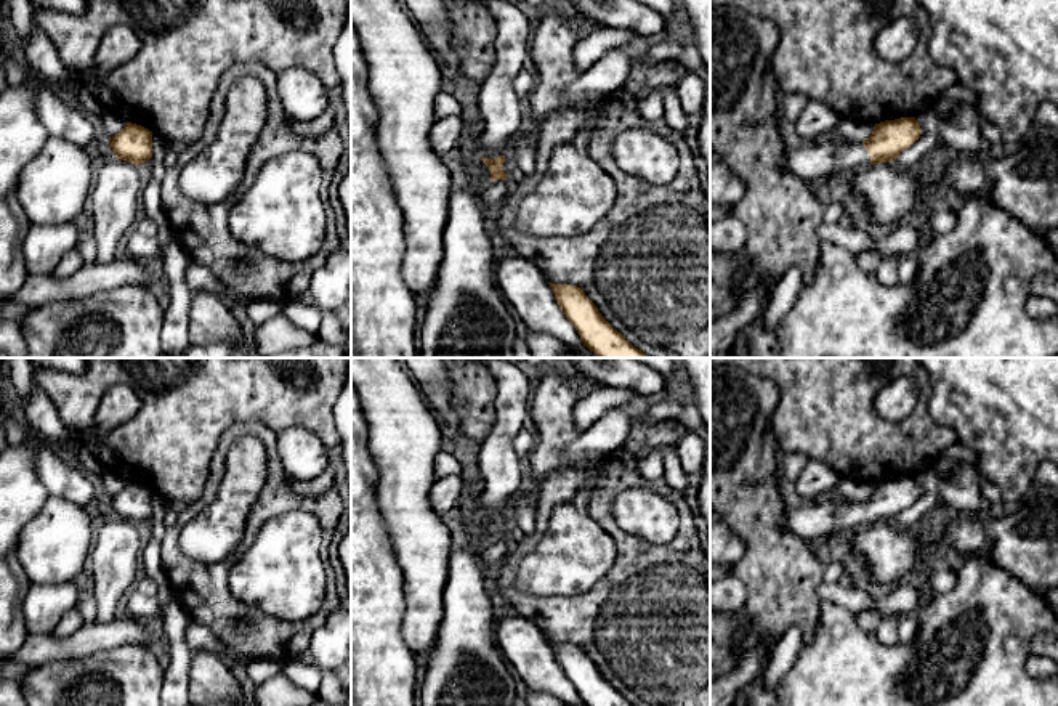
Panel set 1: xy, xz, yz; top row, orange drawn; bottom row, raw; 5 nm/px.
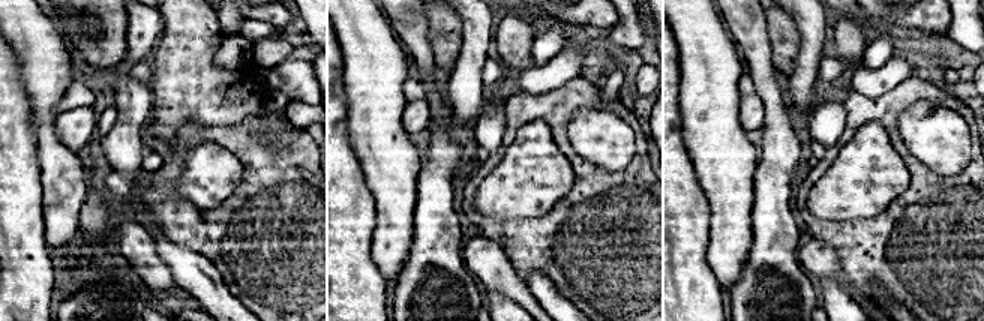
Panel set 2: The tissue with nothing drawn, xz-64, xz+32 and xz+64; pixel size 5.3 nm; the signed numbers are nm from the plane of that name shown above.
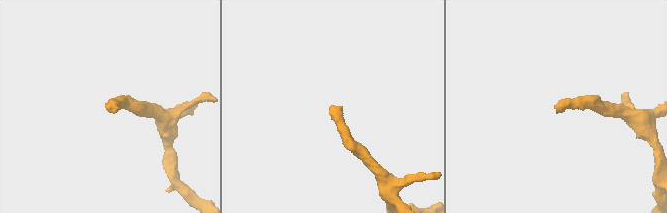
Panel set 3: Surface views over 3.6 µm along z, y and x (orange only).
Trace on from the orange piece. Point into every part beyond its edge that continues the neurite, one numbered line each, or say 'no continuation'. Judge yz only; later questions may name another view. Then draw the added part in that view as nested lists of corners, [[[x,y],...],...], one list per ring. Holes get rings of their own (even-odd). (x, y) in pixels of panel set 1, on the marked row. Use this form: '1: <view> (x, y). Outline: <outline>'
1: yz (819, 159). Outline: [[[837,133],[810,141],[798,149],[787,148],[784,157],[784,168],[805,183],[870,165],[862,141],[845,141]]]

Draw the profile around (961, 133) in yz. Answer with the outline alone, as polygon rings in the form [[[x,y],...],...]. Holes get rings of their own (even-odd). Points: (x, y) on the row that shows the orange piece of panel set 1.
[[[957,103],[951,119],[939,119],[939,141],[949,152],[989,157],[991,144],[984,141],[979,132],[981,122],[976,106]]]

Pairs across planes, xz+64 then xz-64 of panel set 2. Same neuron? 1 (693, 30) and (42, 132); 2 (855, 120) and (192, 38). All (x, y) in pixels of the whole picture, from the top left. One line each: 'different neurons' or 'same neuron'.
1: same neuron
2: different neurons

